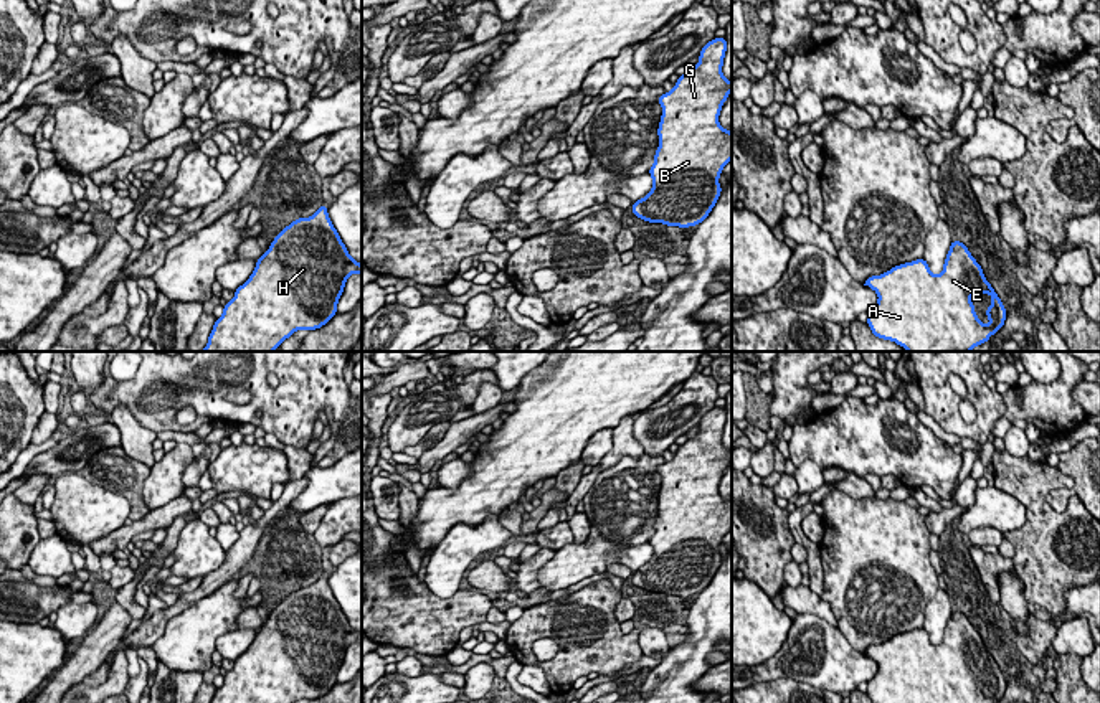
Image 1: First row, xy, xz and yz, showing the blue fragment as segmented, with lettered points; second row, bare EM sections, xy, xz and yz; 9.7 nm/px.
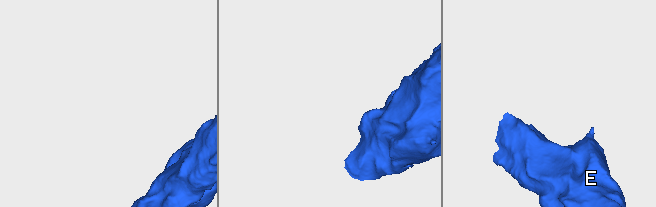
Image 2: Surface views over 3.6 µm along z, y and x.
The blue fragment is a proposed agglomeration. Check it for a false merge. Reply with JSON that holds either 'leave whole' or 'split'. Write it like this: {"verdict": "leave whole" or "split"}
{"verdict": "leave whole"}

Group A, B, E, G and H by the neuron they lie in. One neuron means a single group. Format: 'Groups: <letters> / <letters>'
Groups: A B E G H

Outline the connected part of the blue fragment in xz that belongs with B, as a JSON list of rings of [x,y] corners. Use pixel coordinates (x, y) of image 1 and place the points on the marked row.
[[[725,38],[709,41],[699,64],[679,76],[674,89],[657,97],[662,116],[651,191],[633,203],[634,216],[667,226],[702,223],[715,206],[718,177],[732,158],[732,132],[718,124],[732,83],[722,74]]]

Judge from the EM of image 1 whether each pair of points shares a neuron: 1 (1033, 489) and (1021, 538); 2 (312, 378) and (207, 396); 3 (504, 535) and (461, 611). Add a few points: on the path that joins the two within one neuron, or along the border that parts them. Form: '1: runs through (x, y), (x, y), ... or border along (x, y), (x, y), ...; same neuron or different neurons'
1: runs through (1034, 500), (1033, 527); same neuron
2: runs through (284, 368), (230, 368); same neuron
3: border along (425, 581), (441, 598), (450, 598), (459, 589); different neurons

